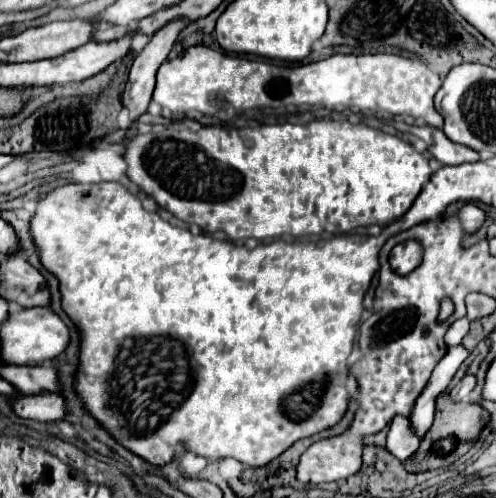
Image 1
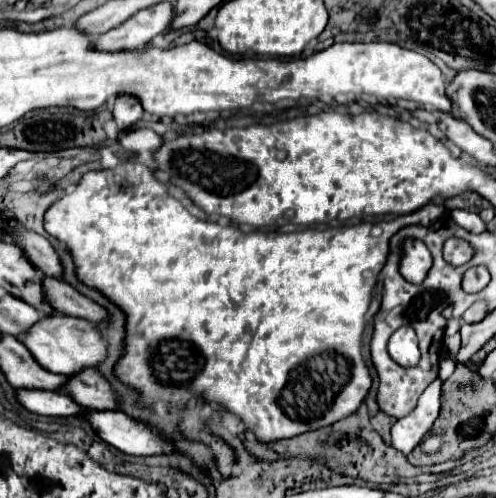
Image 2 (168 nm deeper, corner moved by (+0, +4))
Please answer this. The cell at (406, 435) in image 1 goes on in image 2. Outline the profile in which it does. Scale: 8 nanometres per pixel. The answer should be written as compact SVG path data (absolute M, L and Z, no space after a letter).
M436 378L419 397L416 408L405 418L397 420L391 428L393 448L409 454L433 428L441 407L441 386L443 381Z

